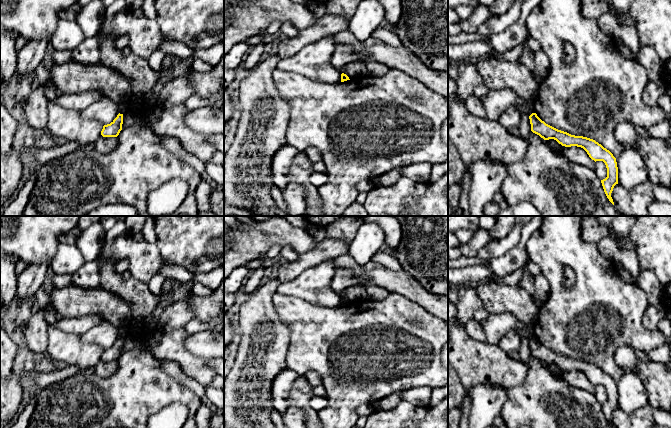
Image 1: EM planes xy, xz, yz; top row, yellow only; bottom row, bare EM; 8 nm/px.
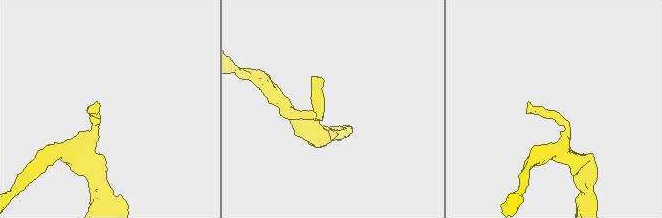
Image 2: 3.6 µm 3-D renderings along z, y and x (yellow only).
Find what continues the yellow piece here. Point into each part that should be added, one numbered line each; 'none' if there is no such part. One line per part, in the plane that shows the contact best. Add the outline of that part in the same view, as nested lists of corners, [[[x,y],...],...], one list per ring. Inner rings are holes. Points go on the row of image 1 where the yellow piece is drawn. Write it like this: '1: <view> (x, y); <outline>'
none

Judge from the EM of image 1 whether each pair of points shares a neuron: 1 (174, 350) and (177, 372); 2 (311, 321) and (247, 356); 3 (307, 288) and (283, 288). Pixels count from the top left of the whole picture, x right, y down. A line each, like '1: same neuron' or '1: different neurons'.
1: different neurons
2: different neurons
3: same neuron

